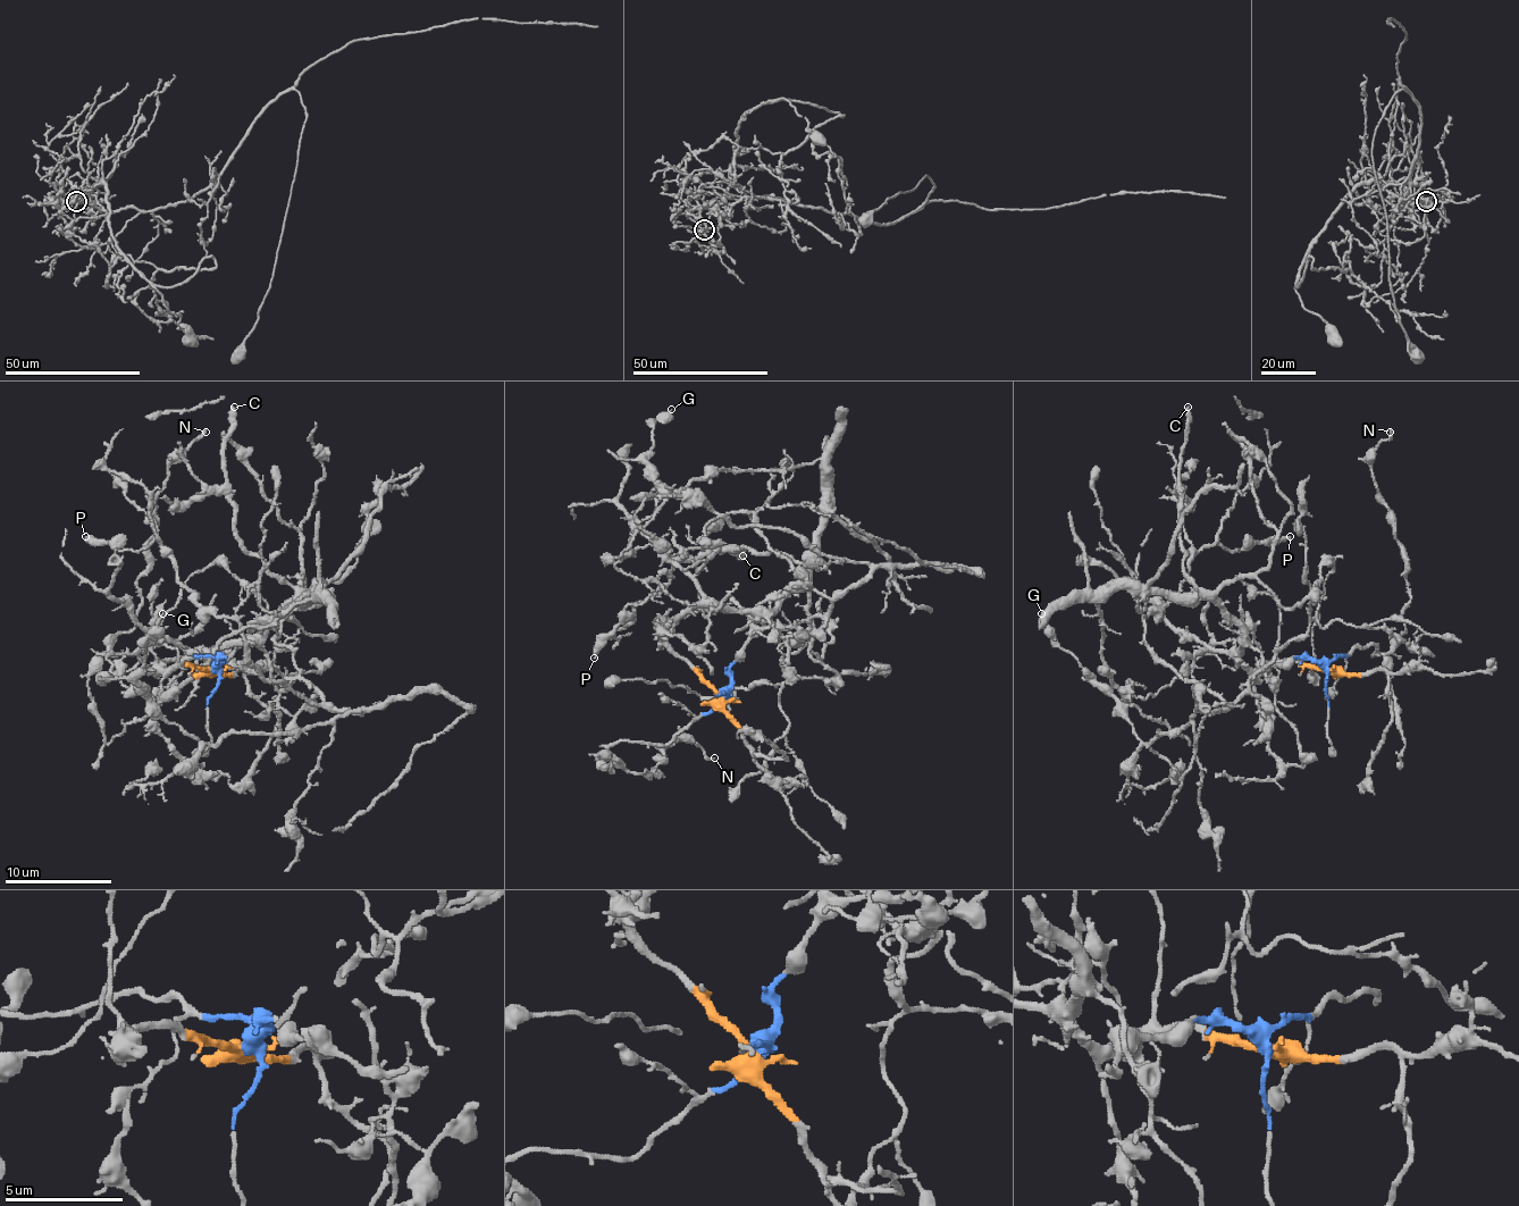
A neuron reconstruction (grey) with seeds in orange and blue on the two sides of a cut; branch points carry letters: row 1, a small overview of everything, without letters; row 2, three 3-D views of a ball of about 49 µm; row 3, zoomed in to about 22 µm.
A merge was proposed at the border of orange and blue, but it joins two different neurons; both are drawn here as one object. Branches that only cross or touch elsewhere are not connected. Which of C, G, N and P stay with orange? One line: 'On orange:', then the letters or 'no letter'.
On orange: C

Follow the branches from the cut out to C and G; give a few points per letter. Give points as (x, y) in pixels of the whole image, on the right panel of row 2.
C: (1327, 671), (1278, 660), (1249, 668), (1239, 658), (1241, 630), (1183, 569), (1185, 551), (1180, 535), (1188, 407)
G: (1327, 671), (1298, 658), (1274, 663), (1231, 703), (1148, 743), (1041, 612)

